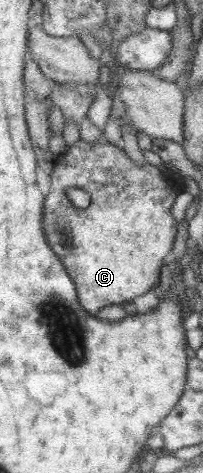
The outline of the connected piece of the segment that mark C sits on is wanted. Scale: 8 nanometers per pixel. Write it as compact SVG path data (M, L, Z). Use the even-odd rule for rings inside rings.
M80 139L77 143L74 143L69 147L65 154L58 157L52 175L52 188L50 194L46 196L44 210L45 231L49 243L52 245L55 253L60 255L60 258L64 261L65 267L69 270L69 273L72 274L73 279L76 281L80 302L93 316L97 315L97 313L99 313L103 307L107 307L107 305L132 303L131 301L133 301L135 297L145 295L147 291L151 291L151 289L157 285L159 275L161 275L161 269L163 269L163 265L165 265L169 260L172 253L171 249L173 249L175 239L177 239L177 226L179 226L179 223L177 223L177 219L171 215L171 207L173 207L173 203L175 203L177 195L179 195L181 191L185 191L185 186L182 188L182 185L180 185L181 179L178 180L175 176L165 174L165 172L161 171L159 167L155 167L155 165L150 165L148 163L144 166L137 165L137 163L131 161L131 159L125 155L125 151L123 151L123 149L115 146L115 144L105 141L91 144ZM73 186L83 188L92 195L92 202L89 208L81 210L75 207L73 202L66 196L66 189Z

